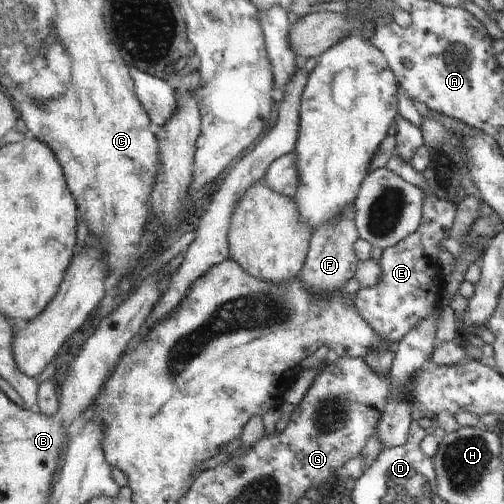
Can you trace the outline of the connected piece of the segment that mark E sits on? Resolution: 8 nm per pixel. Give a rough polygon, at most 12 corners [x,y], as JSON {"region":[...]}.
{"region":[[425,194],[418,230],[382,252],[360,318],[400,343],[434,312],[455,204]]}

